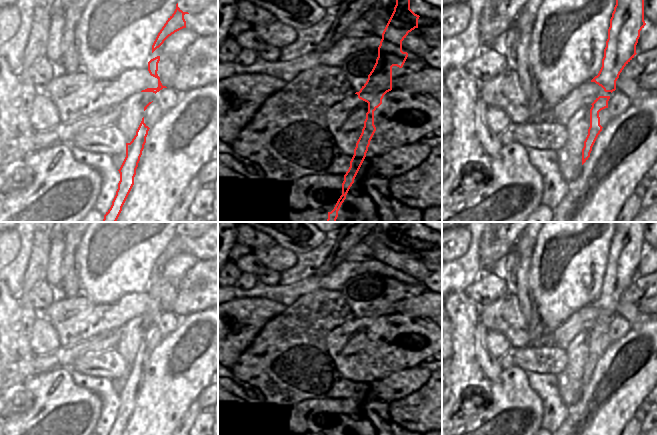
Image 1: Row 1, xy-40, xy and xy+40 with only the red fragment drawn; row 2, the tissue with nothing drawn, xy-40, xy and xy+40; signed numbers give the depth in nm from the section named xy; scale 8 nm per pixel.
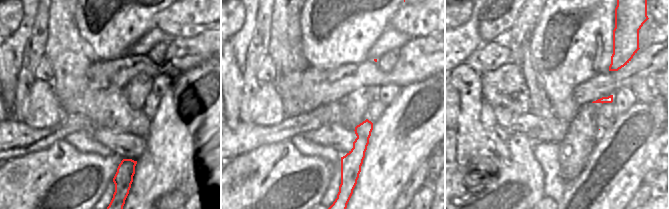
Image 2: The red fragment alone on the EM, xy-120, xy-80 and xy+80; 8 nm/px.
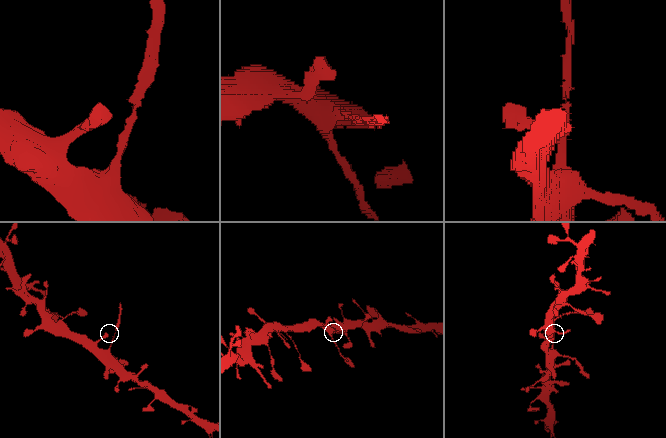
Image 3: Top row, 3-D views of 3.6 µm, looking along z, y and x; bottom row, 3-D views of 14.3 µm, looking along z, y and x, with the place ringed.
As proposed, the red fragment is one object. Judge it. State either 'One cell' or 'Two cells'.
Two cells

